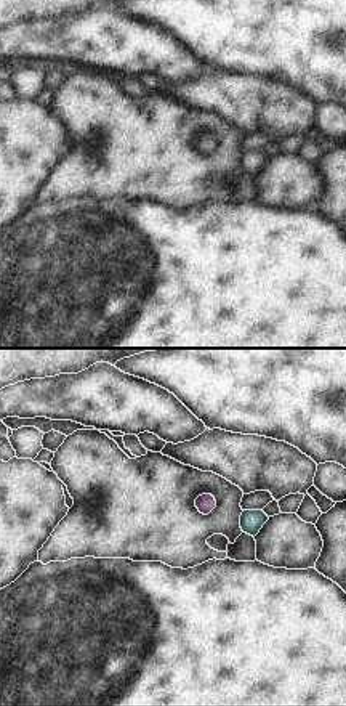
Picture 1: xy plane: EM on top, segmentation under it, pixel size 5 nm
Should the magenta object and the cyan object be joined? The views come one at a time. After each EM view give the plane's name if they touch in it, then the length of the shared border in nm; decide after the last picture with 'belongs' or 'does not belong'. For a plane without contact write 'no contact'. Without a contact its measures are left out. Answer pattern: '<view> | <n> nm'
no contact

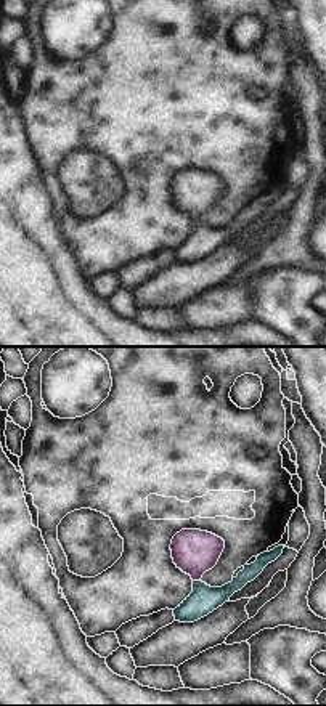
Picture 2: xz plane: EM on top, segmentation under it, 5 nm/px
xz | 40 nm

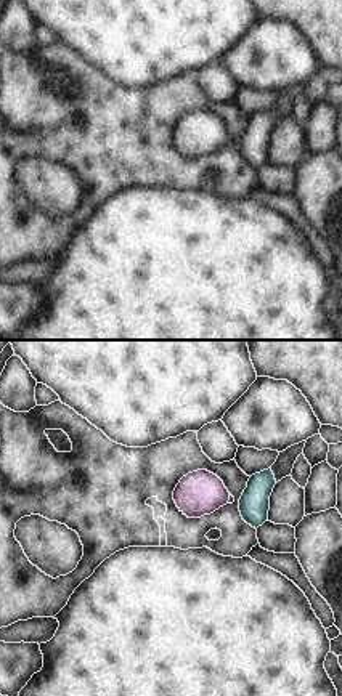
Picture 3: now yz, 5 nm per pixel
yz | 50 nm

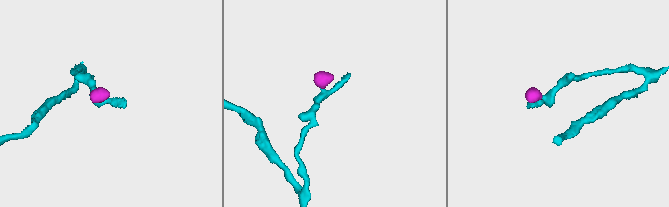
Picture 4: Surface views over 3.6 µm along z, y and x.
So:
belongs

